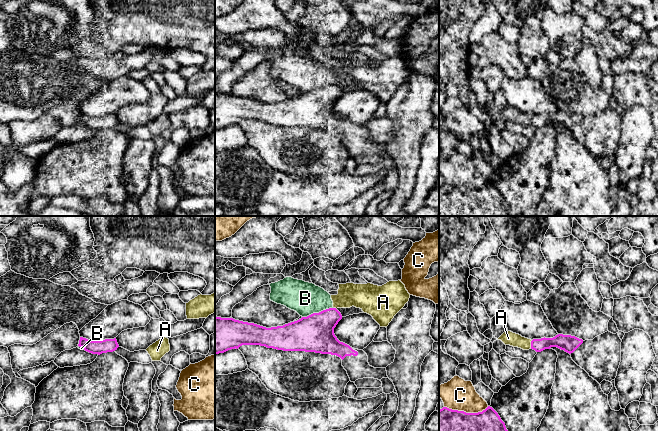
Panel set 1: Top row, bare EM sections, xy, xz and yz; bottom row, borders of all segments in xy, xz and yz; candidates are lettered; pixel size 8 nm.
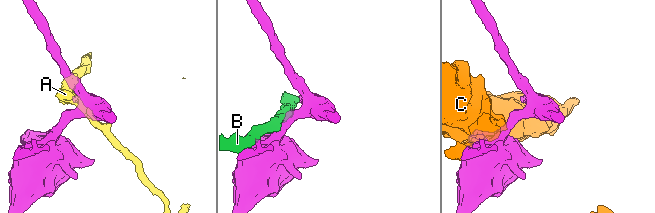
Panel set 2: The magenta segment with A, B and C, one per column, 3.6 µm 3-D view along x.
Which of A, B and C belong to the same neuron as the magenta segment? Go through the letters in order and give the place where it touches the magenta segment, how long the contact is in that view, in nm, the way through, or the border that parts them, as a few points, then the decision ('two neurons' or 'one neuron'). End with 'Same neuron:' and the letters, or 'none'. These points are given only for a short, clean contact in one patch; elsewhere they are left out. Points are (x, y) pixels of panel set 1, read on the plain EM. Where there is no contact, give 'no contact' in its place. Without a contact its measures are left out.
A: meets magenta in yz at (531, 120); contact 70 nm long; two neurons
B: meets magenta in xz at (317, 89); contact 260 nm long; two neurons
C: meets magenta in yz at (465, 188); contact 360 nm long; two neurons
Same neuron: none

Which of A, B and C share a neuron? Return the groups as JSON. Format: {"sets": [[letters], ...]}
{"sets": [["A", "B"], ["C"]]}

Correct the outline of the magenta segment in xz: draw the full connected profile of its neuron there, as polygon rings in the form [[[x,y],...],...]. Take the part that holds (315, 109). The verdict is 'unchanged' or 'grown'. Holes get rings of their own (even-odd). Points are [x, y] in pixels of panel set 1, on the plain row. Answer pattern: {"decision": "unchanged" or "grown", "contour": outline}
{"decision": "grown", "contour": [[[336,84],[271,104],[233,94],[215,93],[215,131],[242,121],[331,130],[342,135],[342,142],[351,158],[363,154],[380,157],[388,154],[386,144],[369,141],[368,132],[363,126],[354,125],[337,115],[334,104],[341,95],[342,91]]]}

